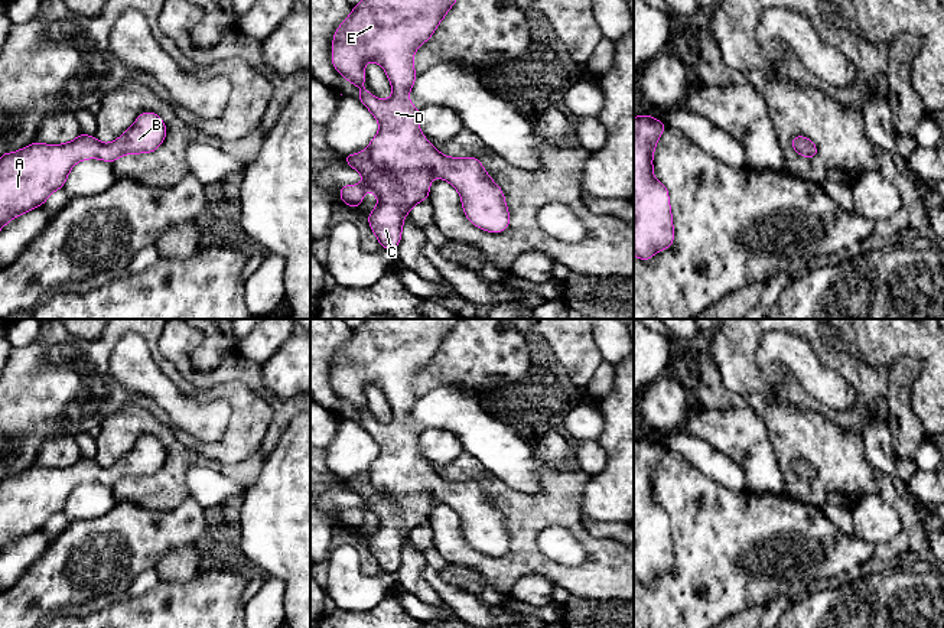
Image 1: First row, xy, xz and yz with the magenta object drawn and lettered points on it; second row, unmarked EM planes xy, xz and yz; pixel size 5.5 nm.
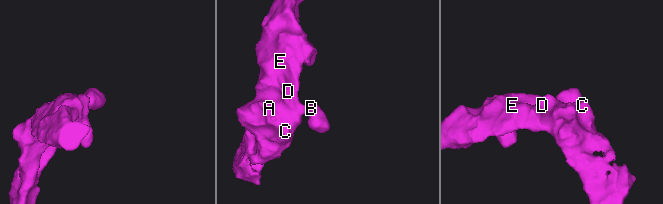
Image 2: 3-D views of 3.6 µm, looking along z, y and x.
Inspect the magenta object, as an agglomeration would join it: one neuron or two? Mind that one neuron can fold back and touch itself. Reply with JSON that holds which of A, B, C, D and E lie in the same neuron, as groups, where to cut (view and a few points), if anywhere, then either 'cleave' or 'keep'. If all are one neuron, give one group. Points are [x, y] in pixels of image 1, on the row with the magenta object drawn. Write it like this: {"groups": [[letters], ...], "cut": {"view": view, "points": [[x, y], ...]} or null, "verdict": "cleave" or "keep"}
{"groups": [["A", "B", "C", "D", "E"]], "cut": null, "verdict": "keep"}

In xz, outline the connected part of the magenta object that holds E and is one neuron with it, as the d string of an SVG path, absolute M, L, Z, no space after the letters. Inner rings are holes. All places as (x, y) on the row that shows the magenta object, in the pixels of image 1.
M362 0L355 4L352 13L345 22L339 25L332 40L332 65L355 87L361 87L361 92L355 95L377 118L380 130L371 140L370 146L355 154L342 156L345 163L358 170L362 175L362 185L345 185L339 188L339 198L344 204L358 208L362 204L364 193L371 189L378 196L378 204L374 211L368 214L368 224L375 232L375 237L384 250L393 250L398 247L401 240L401 230L404 217L410 209L429 199L430 178L443 178L452 183L462 198L462 209L466 218L478 228L499 234L510 225L510 214L505 204L502 189L489 178L482 163L476 157L447 157L436 150L424 137L419 128L420 108L414 107L408 101L410 90L419 77L413 68L413 55L421 43L427 42L434 33L437 25L443 20L449 9L456 0ZM368 61L380 64L393 87L393 97L390 100L378 100L364 88L365 72L364 65Z

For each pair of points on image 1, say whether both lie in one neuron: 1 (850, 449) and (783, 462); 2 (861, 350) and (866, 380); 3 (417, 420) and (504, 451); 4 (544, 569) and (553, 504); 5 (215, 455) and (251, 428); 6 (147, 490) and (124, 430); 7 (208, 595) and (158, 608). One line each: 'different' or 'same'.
1: same
2: different
3: same
4: same
5: same
6: same
7: same

